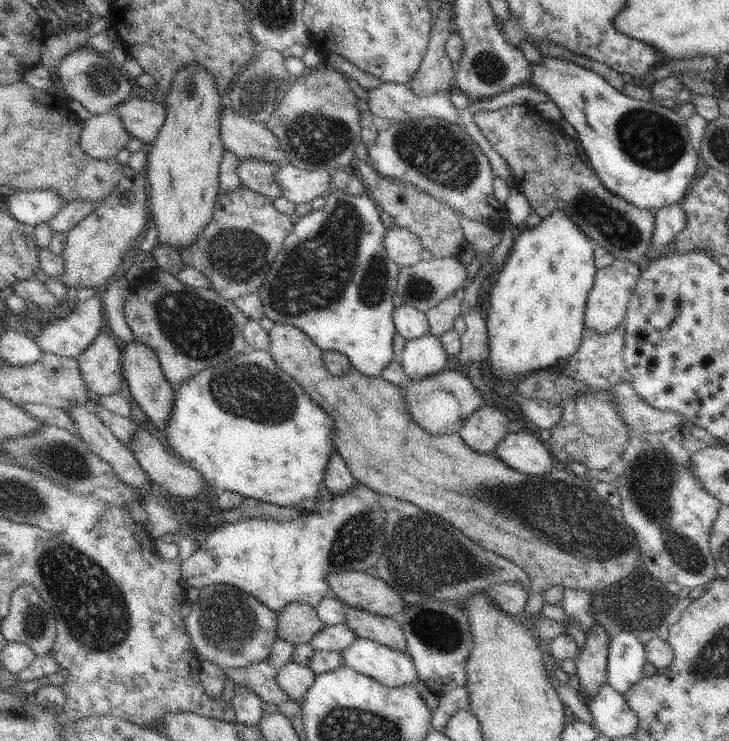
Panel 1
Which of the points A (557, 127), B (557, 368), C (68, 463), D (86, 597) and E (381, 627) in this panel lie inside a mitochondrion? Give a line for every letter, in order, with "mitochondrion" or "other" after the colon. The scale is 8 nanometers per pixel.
A: other
B: other
C: mitochondrion
D: mitochondrion
E: other

